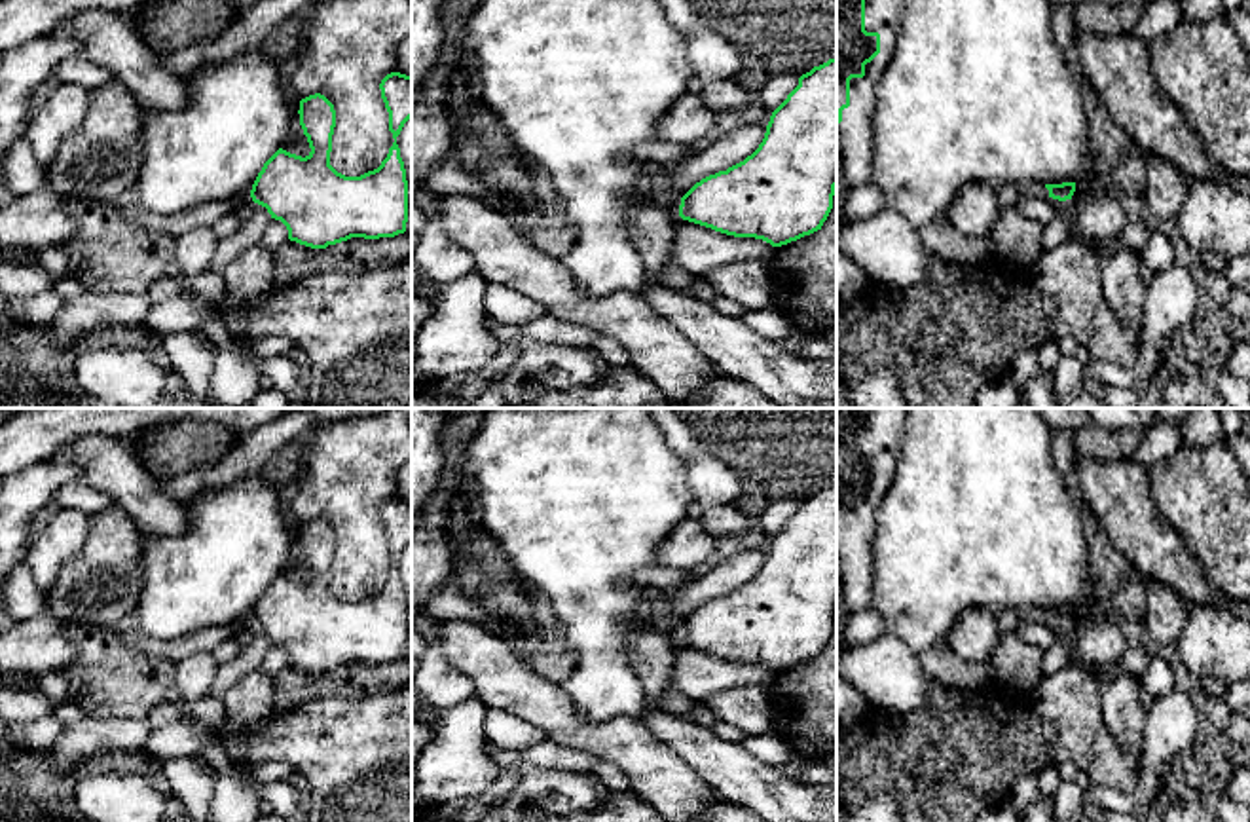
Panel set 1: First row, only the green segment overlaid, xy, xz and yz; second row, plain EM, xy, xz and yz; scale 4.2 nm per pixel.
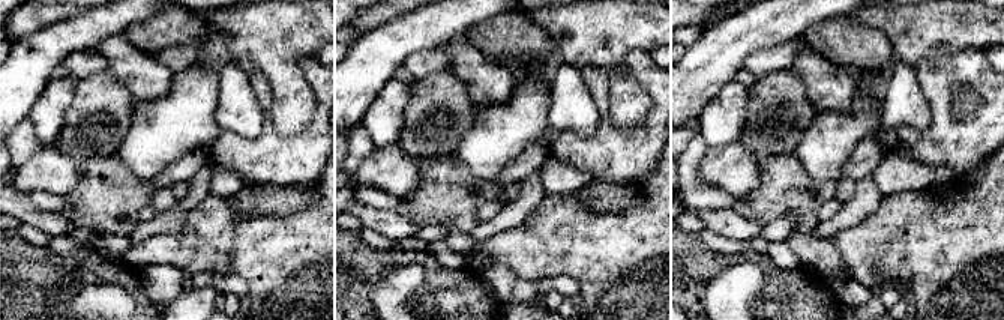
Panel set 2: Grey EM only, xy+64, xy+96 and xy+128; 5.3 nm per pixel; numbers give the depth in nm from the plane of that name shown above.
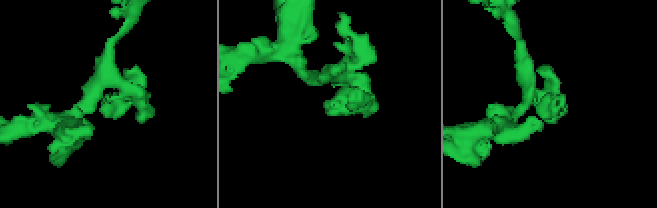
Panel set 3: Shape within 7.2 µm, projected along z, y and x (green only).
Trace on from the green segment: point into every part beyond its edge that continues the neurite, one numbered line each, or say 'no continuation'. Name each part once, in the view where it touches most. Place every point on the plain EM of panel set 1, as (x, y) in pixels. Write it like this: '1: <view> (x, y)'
1: yz (884, 428)

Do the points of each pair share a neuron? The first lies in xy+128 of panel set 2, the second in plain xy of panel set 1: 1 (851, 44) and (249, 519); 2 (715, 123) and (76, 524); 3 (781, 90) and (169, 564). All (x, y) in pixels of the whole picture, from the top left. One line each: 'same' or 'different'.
1: different
2: same
3: different

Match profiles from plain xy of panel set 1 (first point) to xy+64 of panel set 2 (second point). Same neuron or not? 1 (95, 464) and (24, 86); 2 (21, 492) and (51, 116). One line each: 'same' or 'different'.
1: different
2: different

